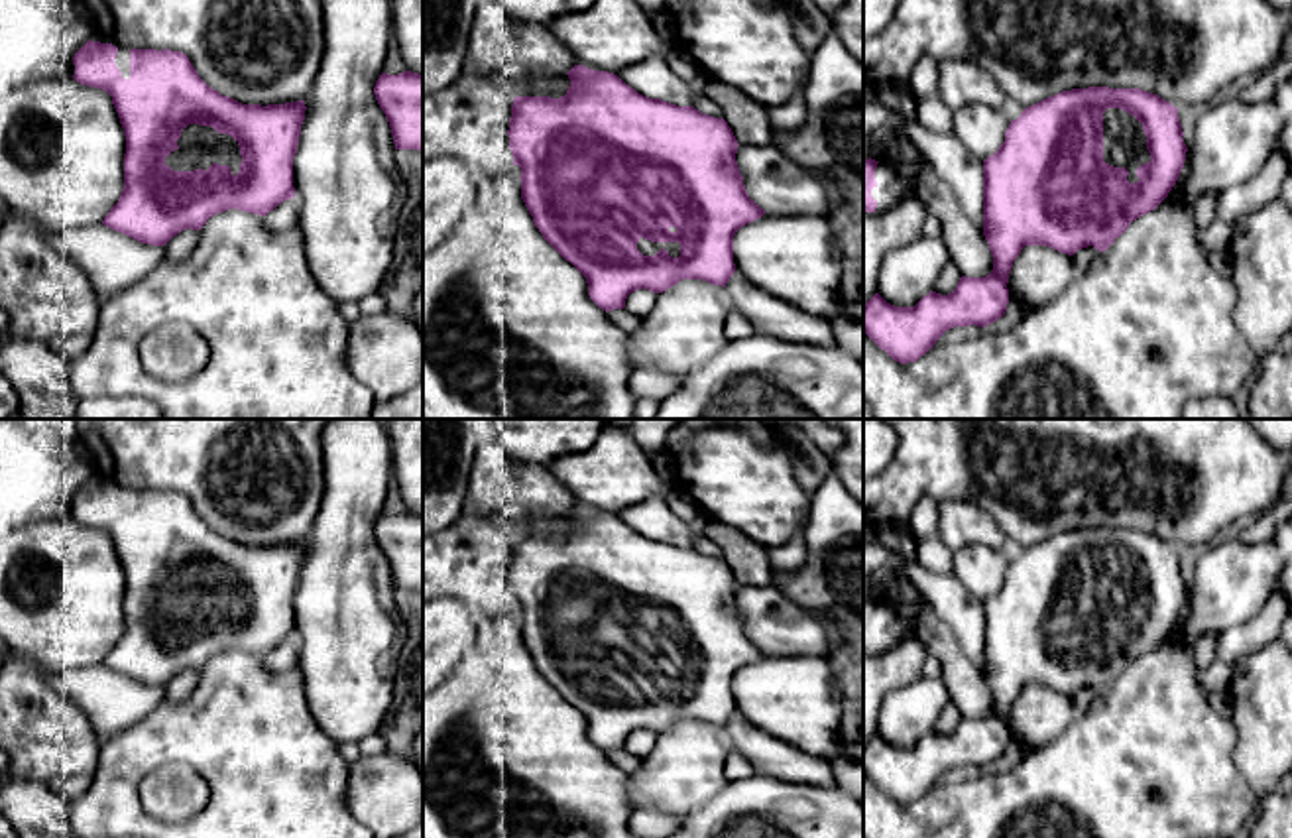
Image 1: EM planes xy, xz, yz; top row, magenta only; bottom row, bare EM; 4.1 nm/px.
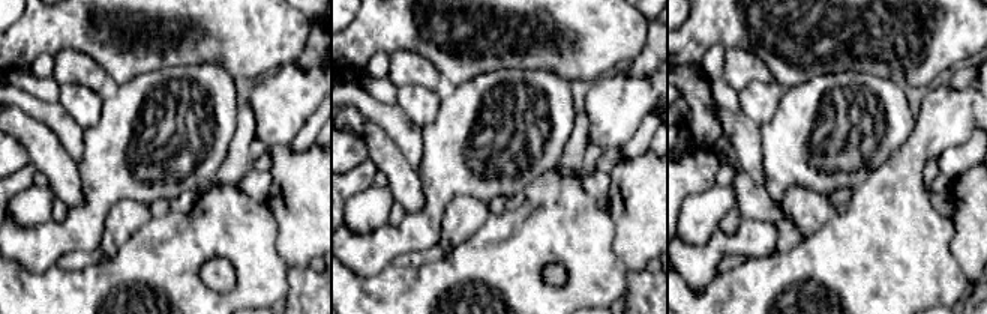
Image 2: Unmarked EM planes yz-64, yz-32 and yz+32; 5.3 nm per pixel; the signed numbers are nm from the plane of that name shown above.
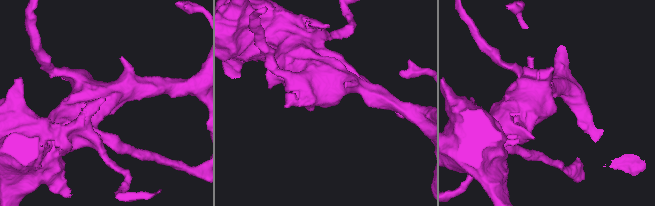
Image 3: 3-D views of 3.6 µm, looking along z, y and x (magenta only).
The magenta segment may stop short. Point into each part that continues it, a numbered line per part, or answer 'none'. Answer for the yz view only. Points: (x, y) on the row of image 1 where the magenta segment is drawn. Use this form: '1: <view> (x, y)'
1: yz (1123, 138)

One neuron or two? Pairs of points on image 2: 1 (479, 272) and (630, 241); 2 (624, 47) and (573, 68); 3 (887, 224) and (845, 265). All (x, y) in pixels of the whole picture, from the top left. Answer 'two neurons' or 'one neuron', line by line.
1: two neurons
2: one neuron
3: one neuron

